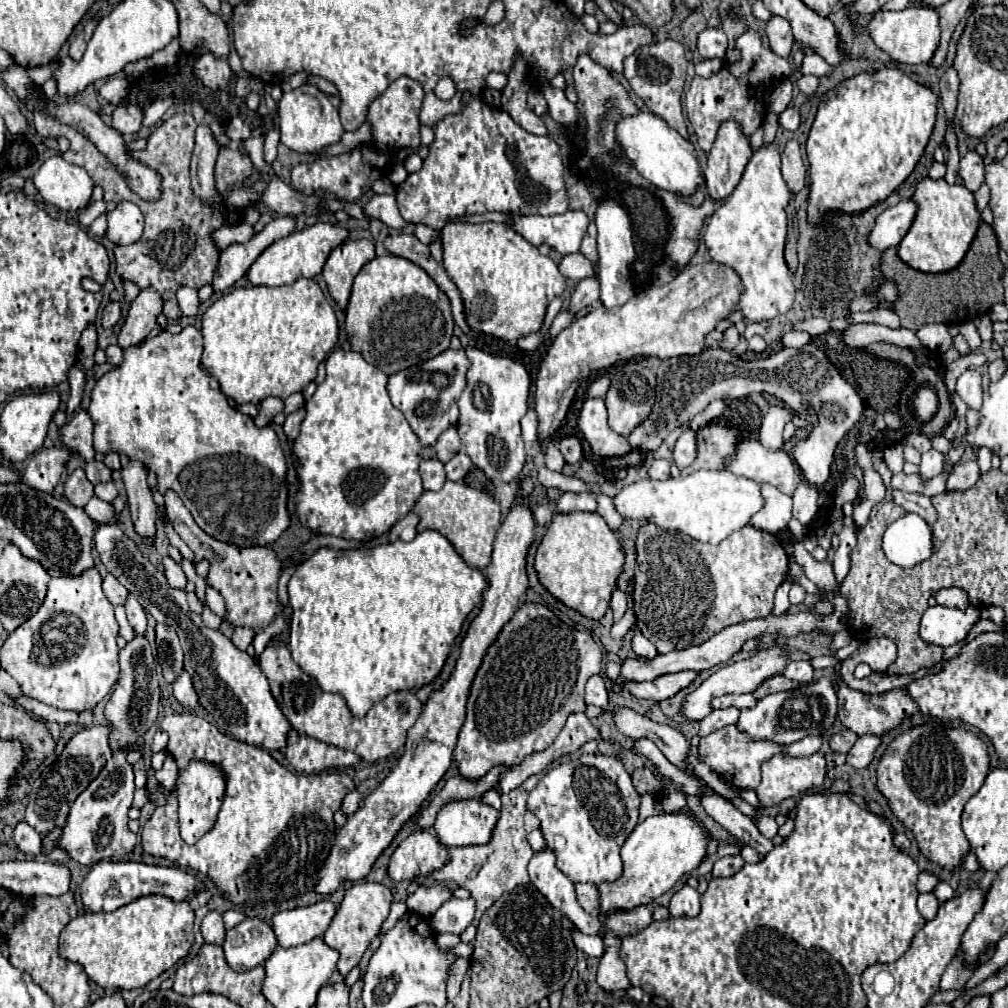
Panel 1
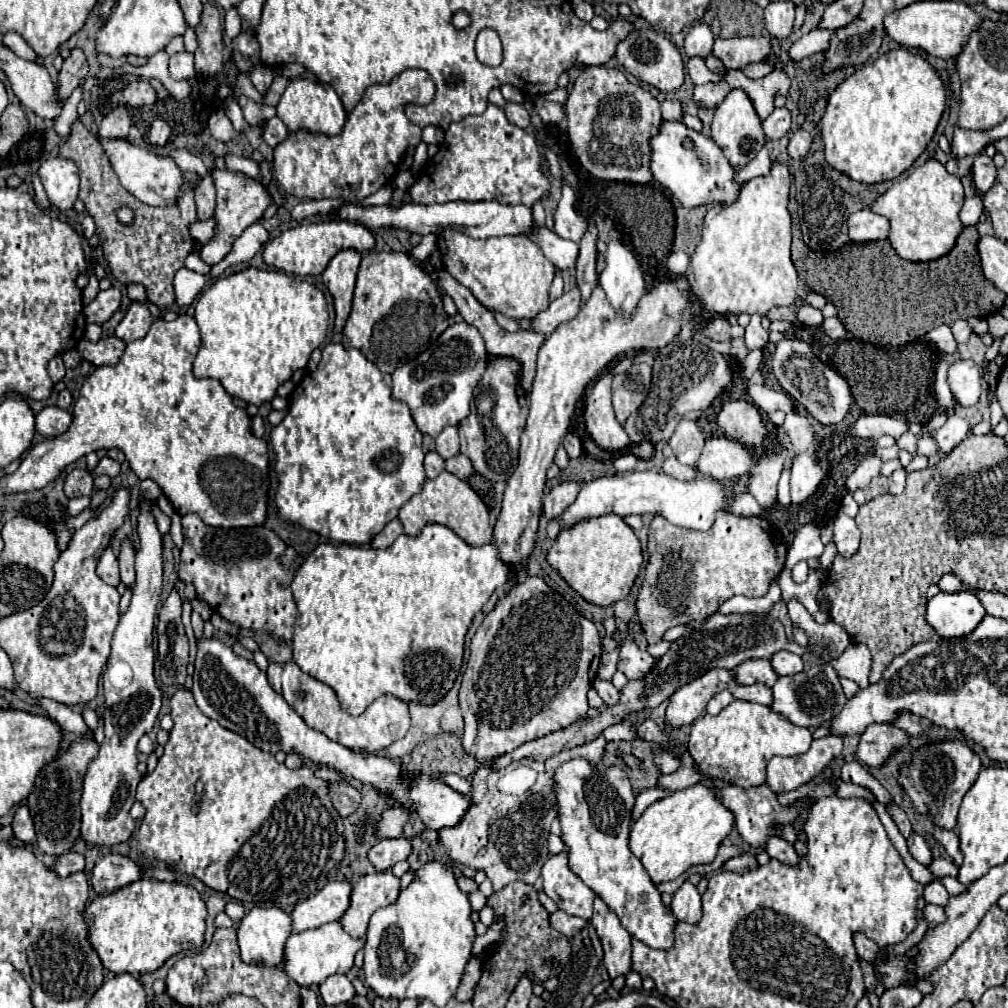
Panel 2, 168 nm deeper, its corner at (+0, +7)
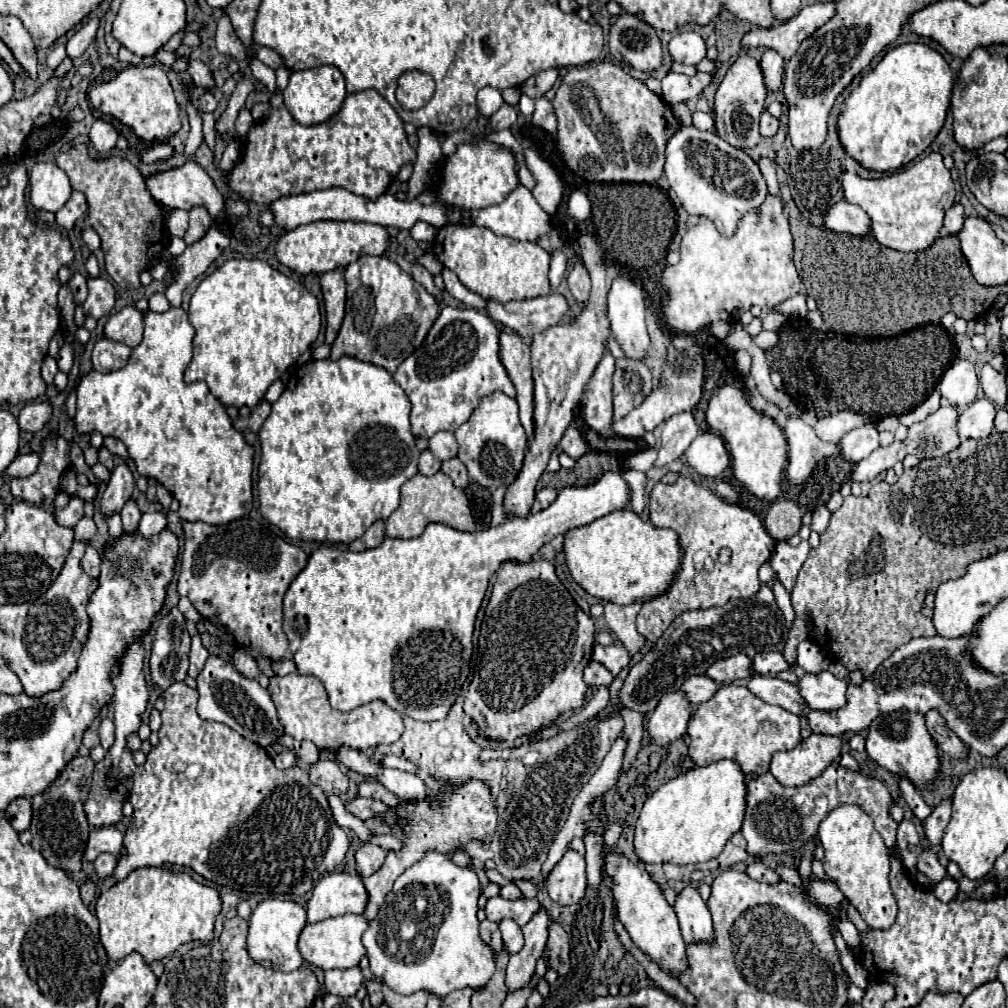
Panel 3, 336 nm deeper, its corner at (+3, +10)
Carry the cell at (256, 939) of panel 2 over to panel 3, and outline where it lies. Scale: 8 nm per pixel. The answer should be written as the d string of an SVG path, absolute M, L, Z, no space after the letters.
M274 898L262 900L248 920L246 946L248 946L250 958L262 966L272 966L282 972L298 970L304 964L298 952L298 936L304 926L306 926L306 912L296 902L274 900Z

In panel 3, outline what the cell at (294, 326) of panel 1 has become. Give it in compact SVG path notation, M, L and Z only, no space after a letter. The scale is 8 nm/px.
M228 260L222 268L214 270L196 288L190 310L190 324L196 330L194 358L184 372L186 382L204 380L210 392L226 406L254 408L264 398L268 386L280 378L284 370L294 366L320 332L320 306L314 294L310 294L300 282L284 276L262 260Z

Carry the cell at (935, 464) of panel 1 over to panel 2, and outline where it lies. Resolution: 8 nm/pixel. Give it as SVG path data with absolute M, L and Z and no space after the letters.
M951 413L949 419L947 419L947 423L937 431L937 437L935 437L935 441L939 445L939 451L943 455L951 453L969 433L971 433L969 421L963 419L963 417L959 417L959 415L955 415L955 413Z

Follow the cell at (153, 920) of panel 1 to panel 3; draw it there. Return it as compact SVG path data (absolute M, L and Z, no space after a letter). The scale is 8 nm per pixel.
M140 868L128 874L128 878L120 880L106 892L102 892L96 900L96 916L100 922L100 942L106 948L110 960L124 960L128 954L138 952L144 962L152 964L170 956L180 944L200 940L210 942L214 938L214 920L220 912L220 896L214 888L198 884L186 872L174 872L170 868Z

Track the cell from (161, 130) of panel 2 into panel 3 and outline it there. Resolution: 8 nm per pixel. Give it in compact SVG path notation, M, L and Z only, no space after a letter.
M158 64L144 66L144 68L132 66L120 72L116 80L104 84L96 82L88 98L90 98L90 106L100 110L102 114L110 114L118 118L122 124L130 126L138 138L146 142L168 140L180 130L180 108L176 104L168 76Z

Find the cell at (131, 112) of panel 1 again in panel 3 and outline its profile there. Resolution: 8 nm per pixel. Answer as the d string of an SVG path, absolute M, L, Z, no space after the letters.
M96 120L92 130L90 130L90 142L94 144L94 148L98 152L108 152L116 146L118 140L118 132L112 124L104 122L104 120Z

